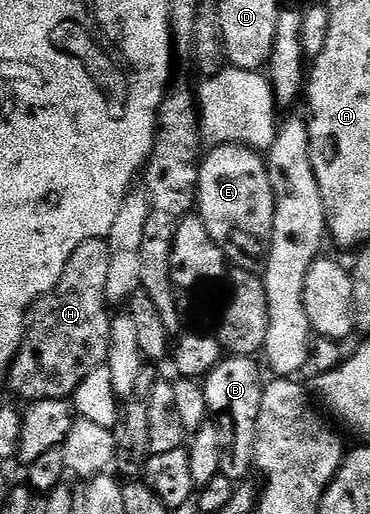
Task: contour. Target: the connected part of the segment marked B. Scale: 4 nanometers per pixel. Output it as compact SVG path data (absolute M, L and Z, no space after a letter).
M236 356L222 357L221 363L203 379L207 408L218 423L233 422L233 435L228 435L227 445L221 451L221 474L234 480L241 480L255 466L257 456L257 421L263 400L261 370L253 358Z

